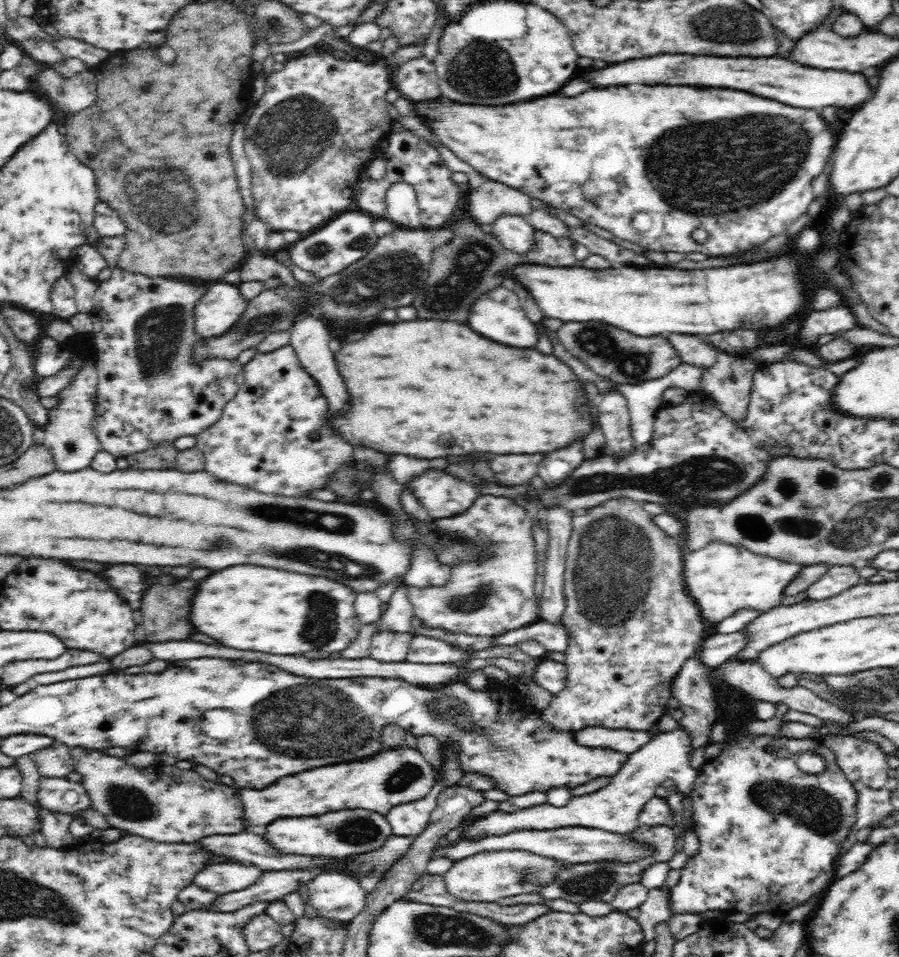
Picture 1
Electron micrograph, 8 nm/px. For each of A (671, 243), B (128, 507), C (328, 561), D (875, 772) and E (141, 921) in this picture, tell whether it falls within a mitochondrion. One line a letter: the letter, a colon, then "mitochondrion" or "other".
A: other
B: other
C: mitochondrion
D: other
E: other

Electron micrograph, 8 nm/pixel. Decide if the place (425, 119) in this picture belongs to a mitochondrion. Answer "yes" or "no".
no

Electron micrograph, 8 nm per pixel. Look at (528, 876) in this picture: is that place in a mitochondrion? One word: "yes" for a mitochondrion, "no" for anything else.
yes

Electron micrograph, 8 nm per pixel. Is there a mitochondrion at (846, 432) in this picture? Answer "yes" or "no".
no

